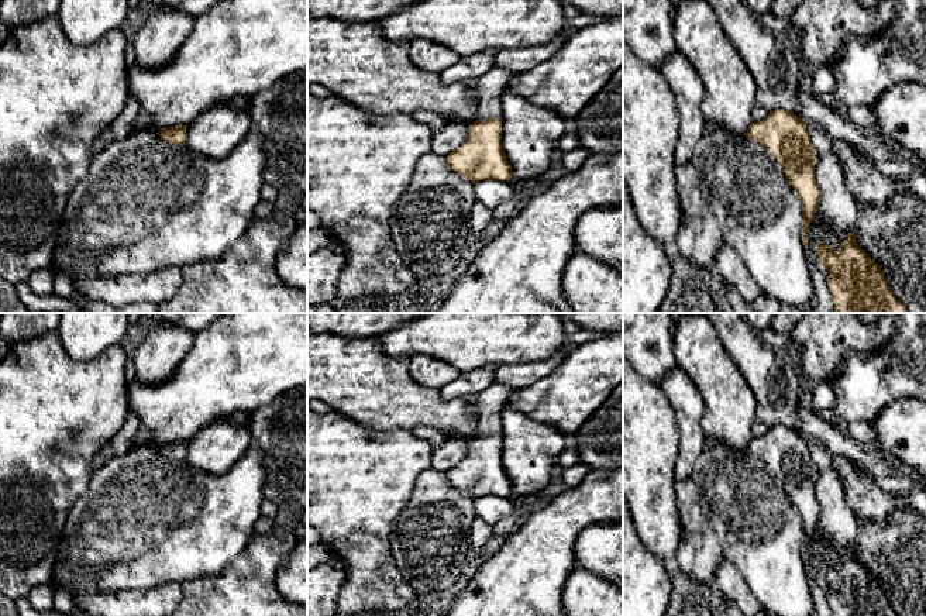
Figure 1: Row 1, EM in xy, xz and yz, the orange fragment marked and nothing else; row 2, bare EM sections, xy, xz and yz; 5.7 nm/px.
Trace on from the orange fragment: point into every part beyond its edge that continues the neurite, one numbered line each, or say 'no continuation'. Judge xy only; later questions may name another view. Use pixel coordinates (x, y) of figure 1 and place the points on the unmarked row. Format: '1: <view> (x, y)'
no continuation

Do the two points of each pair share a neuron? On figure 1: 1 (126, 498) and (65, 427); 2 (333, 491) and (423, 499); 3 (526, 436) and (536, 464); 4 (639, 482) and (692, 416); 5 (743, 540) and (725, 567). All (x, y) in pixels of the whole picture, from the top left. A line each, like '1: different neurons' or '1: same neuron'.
1: different neurons
2: different neurons
3: same neuron
4: different neurons
5: different neurons

